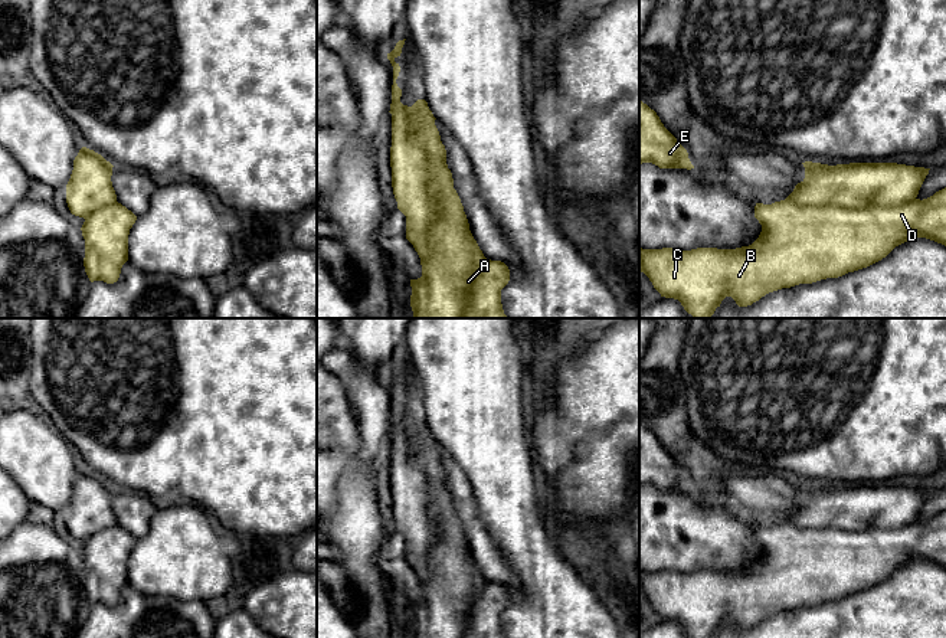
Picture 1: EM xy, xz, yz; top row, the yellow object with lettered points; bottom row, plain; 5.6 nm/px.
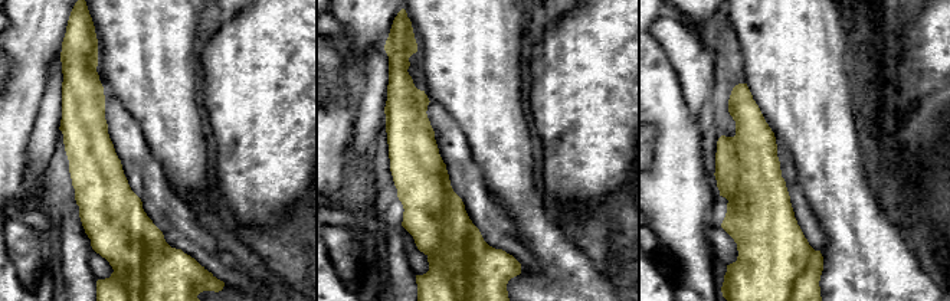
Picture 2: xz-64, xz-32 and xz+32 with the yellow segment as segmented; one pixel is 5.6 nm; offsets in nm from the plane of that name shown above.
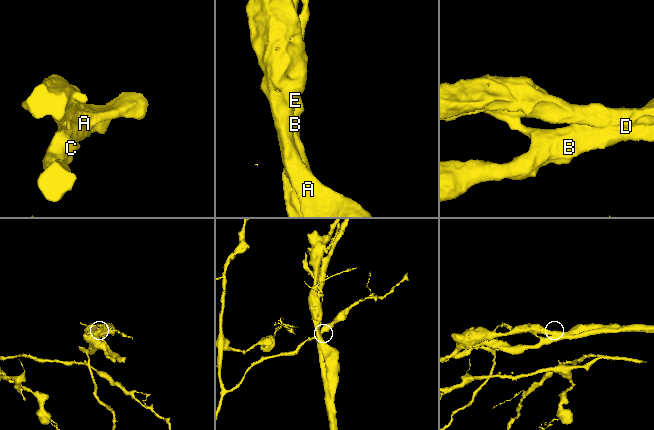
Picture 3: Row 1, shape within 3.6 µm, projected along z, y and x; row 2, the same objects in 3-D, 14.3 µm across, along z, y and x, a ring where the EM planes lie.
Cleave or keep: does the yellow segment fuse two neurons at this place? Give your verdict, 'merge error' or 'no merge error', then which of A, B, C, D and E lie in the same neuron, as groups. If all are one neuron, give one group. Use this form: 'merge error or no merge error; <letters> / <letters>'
no merge error; A B C D E

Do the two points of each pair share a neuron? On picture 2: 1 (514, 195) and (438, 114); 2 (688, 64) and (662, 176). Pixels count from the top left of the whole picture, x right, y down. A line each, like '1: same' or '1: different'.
1: different
2: different

